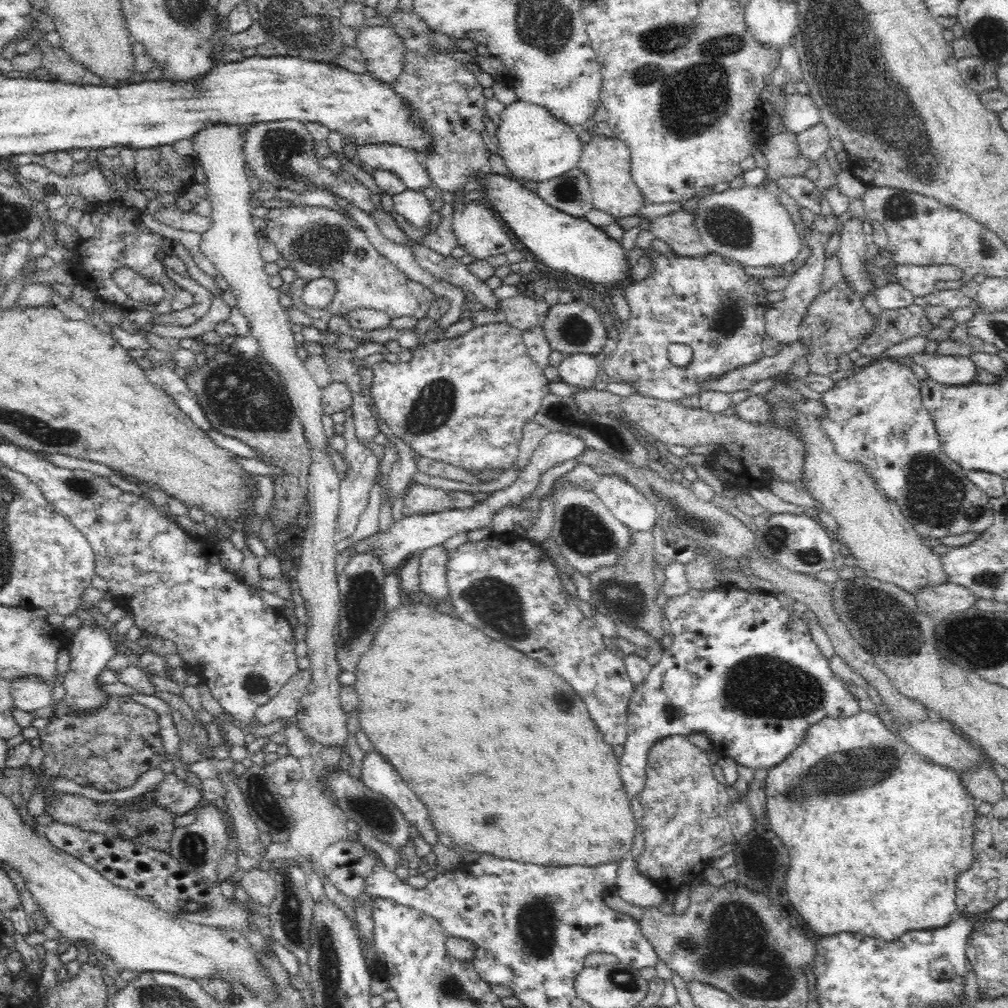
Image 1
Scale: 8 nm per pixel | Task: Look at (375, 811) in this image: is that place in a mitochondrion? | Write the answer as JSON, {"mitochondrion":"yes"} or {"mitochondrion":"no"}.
{"mitochondrion":"yes"}

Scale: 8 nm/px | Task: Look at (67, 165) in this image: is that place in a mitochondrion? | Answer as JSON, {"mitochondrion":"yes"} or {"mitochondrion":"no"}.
{"mitochondrion":"no"}

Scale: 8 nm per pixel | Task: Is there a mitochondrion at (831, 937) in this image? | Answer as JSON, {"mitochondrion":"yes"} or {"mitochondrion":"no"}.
{"mitochondrion":"no"}

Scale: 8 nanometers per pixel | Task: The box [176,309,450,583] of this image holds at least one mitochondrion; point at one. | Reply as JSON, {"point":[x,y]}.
{"point":[239,398]}

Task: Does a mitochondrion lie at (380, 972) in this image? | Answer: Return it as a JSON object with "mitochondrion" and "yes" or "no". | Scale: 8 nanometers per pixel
{"mitochondrion":"no"}

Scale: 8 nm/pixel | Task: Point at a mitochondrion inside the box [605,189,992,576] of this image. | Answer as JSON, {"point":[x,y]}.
{"point":[937,497]}

